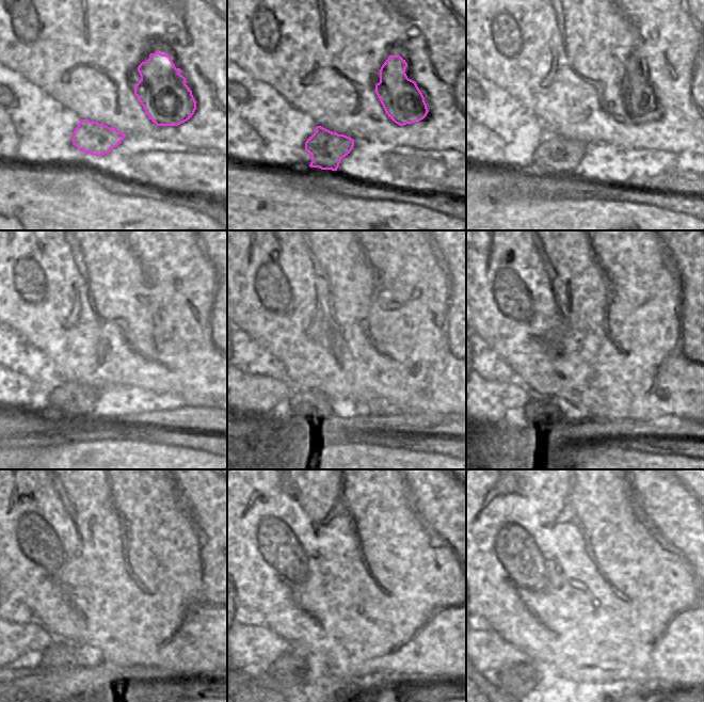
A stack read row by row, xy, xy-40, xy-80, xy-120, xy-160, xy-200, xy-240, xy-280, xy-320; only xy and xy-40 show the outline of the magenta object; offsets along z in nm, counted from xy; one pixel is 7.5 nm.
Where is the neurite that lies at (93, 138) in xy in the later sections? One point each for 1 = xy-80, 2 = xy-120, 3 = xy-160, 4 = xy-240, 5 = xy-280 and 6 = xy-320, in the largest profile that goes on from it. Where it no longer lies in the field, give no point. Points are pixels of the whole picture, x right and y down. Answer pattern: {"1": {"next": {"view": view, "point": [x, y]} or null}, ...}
{"1": {"next": {"view": "xy-80", "point": [556, 155]}}, "2": {"next": {"view": "xy-120", "point": [70, 399]}}, "3": {"next": {"view": "xy-160", "point": [308, 407]}}, "4": {"next": {"view": "xy-240", "point": [40, 681]}}, "5": {"next": {"view": "xy-280", "point": [281, 674]}}, "6": {"next": {"view": "xy-320", "point": [518, 680]}}}

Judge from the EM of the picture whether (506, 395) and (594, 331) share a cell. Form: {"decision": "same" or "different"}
{"decision": "different"}

